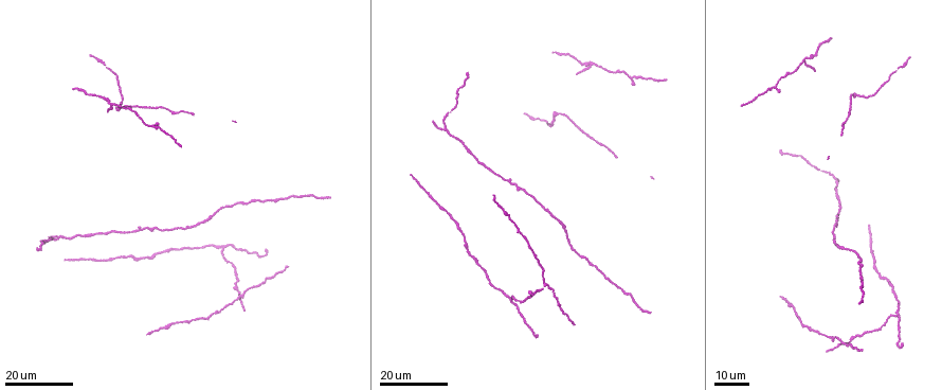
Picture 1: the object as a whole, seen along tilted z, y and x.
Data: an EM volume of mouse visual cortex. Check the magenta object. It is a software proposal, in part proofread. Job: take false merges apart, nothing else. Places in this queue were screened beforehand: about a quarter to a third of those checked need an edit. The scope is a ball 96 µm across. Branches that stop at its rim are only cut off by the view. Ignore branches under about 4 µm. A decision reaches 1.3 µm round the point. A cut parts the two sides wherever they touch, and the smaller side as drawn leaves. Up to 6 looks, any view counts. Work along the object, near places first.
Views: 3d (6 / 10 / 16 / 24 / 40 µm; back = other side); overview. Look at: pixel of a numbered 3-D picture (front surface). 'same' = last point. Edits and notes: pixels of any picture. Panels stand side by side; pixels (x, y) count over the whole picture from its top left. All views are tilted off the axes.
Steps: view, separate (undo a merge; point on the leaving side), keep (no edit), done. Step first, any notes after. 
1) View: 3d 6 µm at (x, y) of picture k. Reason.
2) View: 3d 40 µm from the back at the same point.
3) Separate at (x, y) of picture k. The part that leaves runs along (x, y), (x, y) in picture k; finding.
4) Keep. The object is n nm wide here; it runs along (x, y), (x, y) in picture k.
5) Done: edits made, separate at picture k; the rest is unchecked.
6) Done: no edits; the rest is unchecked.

View: 3d 16 µm at (225, 246) of picture 1. Arms part here.

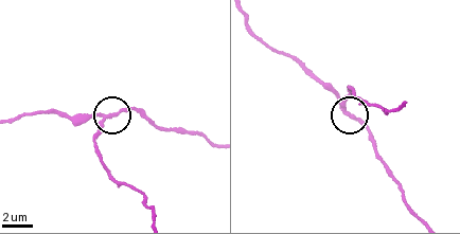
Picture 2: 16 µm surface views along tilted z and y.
View: 3d 10 µm at (102, 121) of picture 2.

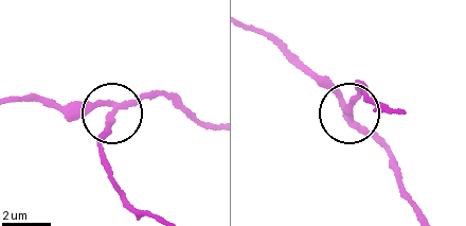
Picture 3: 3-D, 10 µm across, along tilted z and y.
Separate at (109, 131) of picture 3. The object is 210 nm wide here; the part that leaves runs along (112, 106), (104, 131), (108, 163), (143, 213) in picture 3; two neurons meet here.

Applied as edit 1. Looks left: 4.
View: overview.

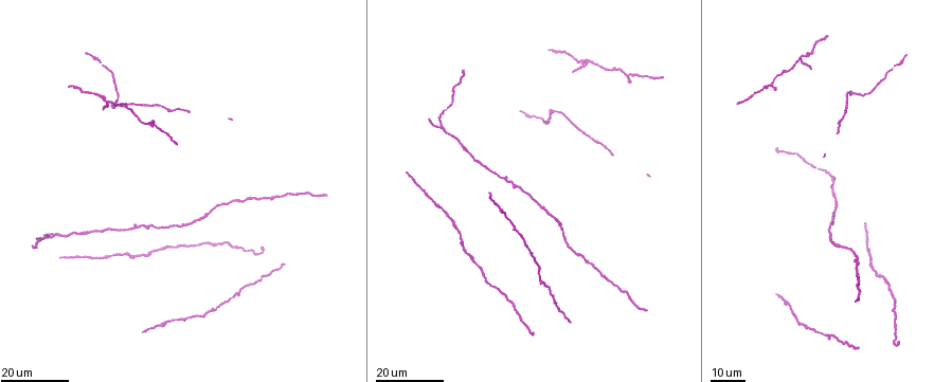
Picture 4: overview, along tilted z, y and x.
View: 3d 16 µm at (506, 183) of picture 4. Side arm on a straight run.

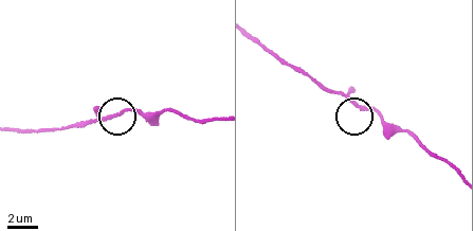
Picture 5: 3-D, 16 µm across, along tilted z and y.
View: 3d 10 µm at (355, 105) of picture 5.

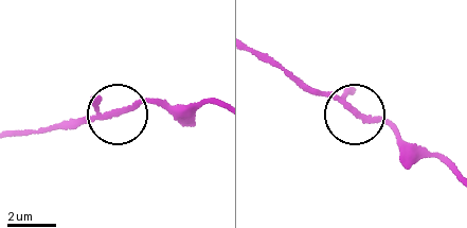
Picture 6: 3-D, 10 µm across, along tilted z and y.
Keep. It runs along (356, 112), (289, 70) in picture 6; one neuron here.

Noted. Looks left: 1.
Done: edits made, separate at picture 3; the rest is unchecked.

